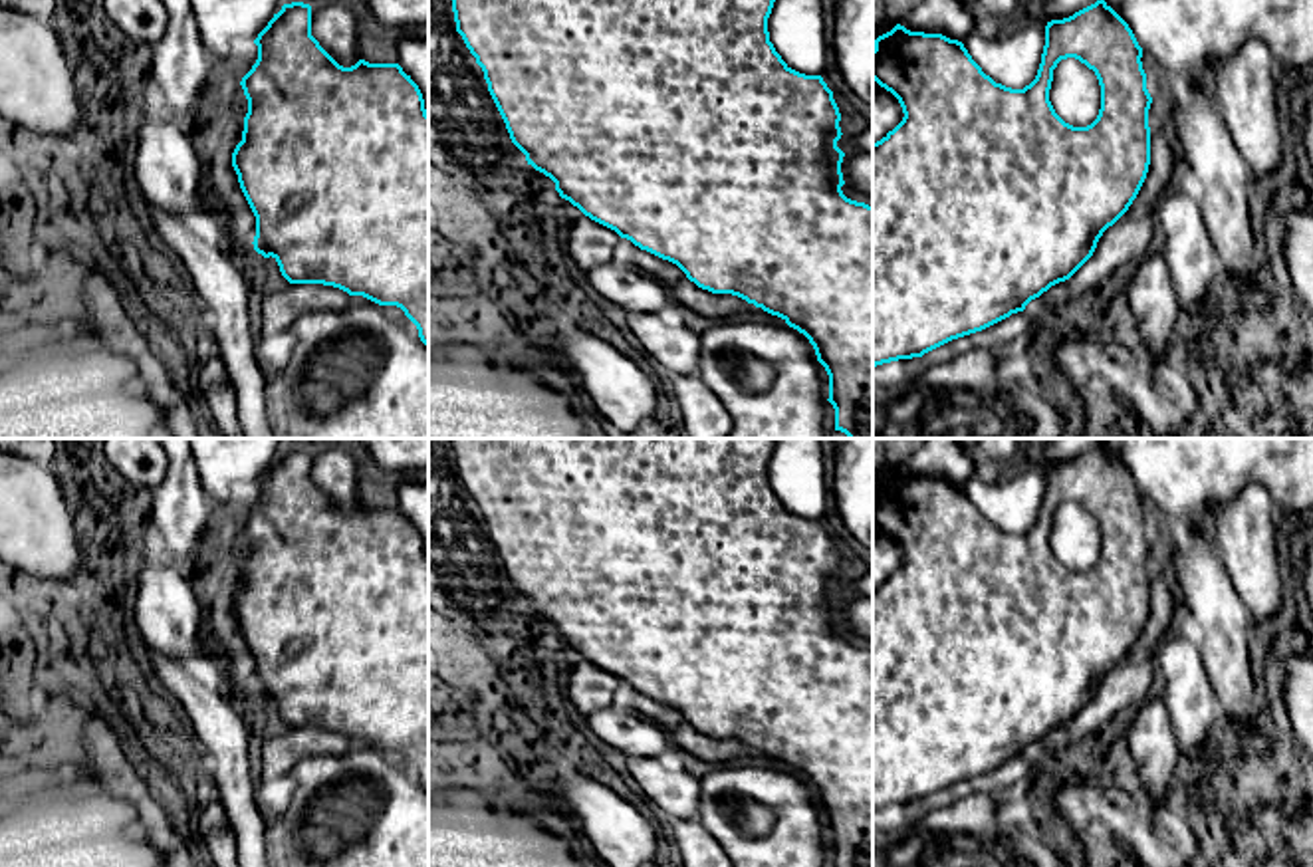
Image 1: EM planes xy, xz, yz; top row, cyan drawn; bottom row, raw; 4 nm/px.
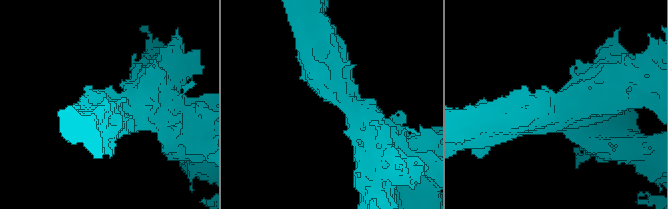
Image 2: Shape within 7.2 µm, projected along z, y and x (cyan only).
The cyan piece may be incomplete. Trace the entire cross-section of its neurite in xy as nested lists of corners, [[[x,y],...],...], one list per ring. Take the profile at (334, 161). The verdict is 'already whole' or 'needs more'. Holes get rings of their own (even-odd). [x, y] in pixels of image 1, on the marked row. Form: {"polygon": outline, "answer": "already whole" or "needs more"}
{"polygon": [[[284,4],[254,40],[258,60],[240,85],[248,99],[242,141],[232,153],[232,167],[240,188],[256,216],[254,250],[274,258],[290,284],[333,286],[349,296],[363,296],[379,306],[397,306],[417,325],[420,341],[428,347],[428,113],[418,85],[399,63],[369,63],[359,60],[351,67],[339,65],[311,36],[311,6]]], "answer": "already whole"}

